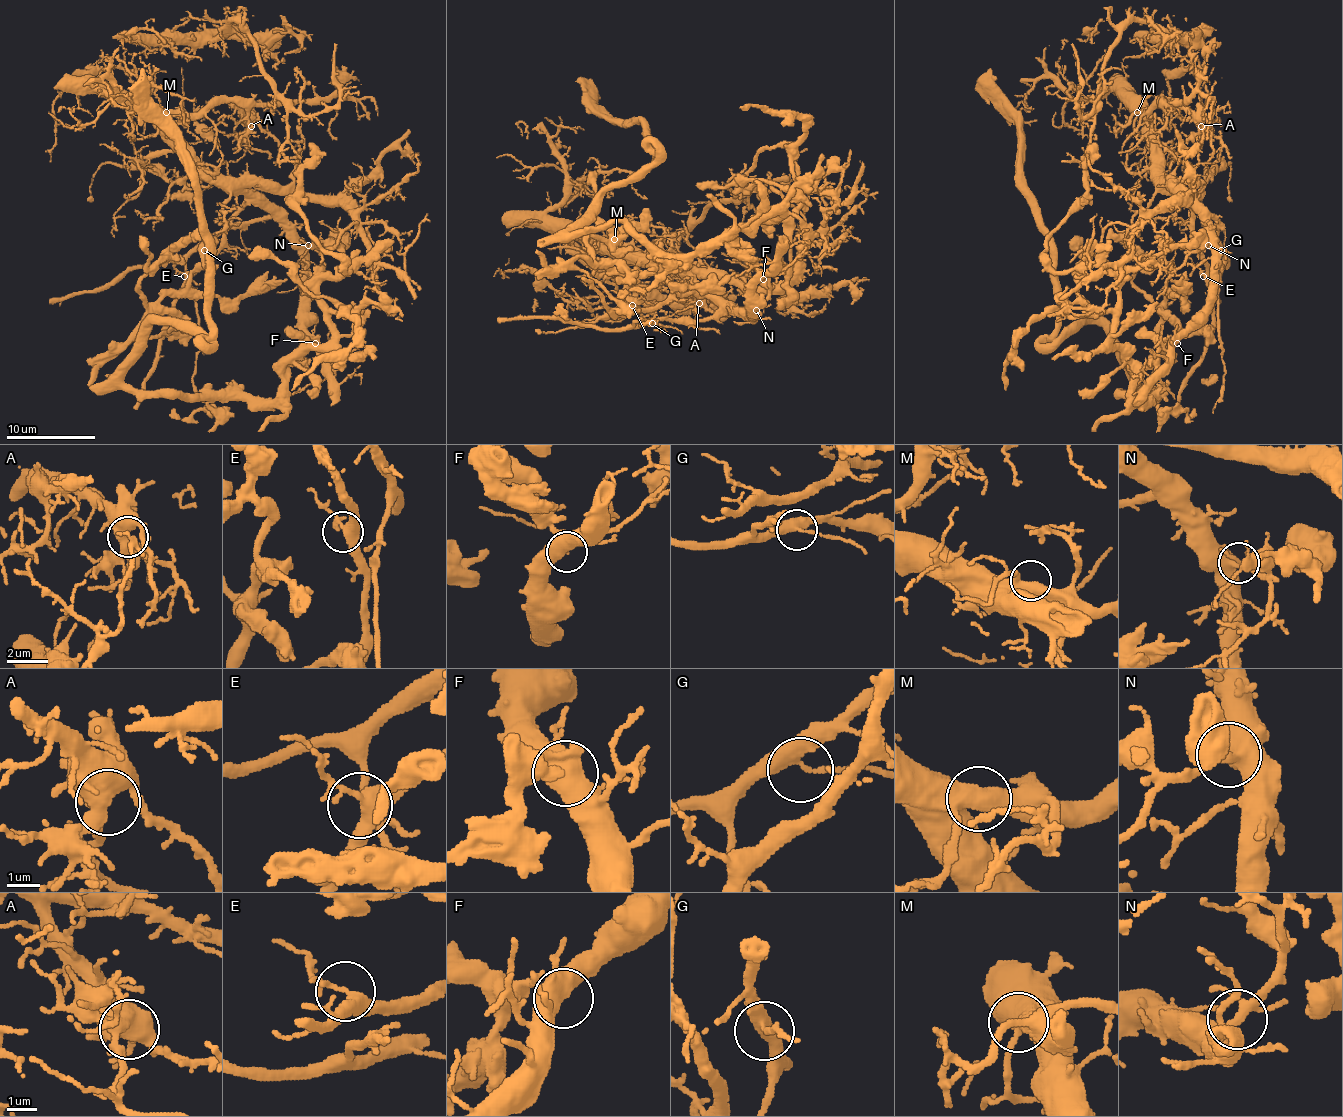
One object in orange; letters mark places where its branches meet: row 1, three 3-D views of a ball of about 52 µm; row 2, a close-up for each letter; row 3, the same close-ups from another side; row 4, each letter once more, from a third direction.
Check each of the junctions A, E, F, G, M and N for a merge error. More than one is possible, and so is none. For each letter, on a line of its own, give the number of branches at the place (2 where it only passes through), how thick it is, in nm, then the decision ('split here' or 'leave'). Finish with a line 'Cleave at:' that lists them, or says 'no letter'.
A: 3 branches meet; 480 nm thick; leave
E: 3 branches meet; 360 nm thick; leave
F: 4 branches meet; 460 nm thick; leave
G: 3 branches meet; 360 nm thick; leave
M: 3 branches meet; 480 nm thick; leave
N: 4 branches meet; 300 nm thick; leave
Cleave at: no letter

